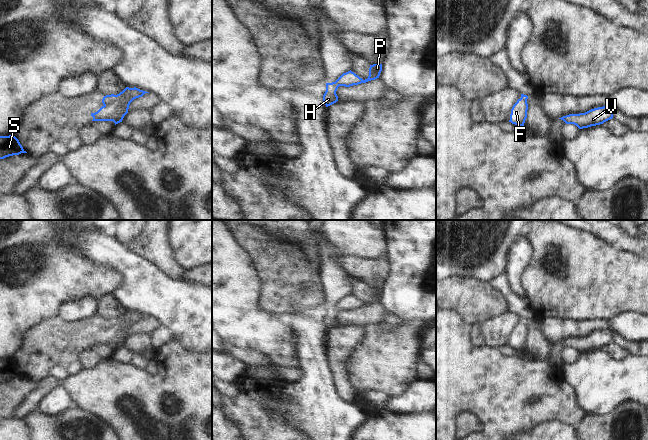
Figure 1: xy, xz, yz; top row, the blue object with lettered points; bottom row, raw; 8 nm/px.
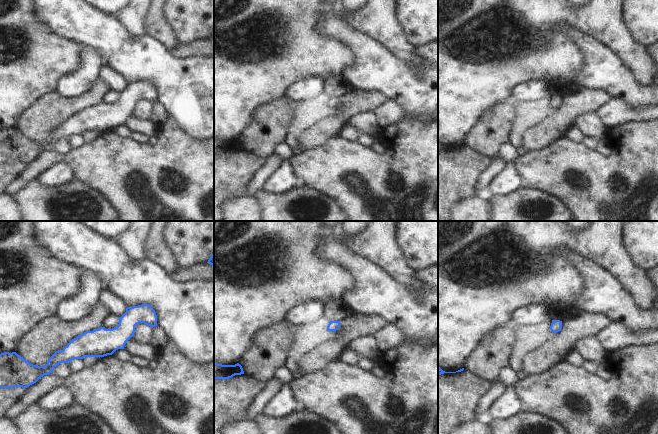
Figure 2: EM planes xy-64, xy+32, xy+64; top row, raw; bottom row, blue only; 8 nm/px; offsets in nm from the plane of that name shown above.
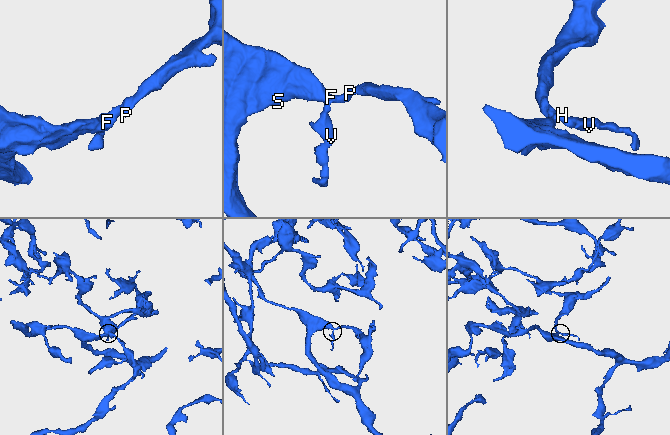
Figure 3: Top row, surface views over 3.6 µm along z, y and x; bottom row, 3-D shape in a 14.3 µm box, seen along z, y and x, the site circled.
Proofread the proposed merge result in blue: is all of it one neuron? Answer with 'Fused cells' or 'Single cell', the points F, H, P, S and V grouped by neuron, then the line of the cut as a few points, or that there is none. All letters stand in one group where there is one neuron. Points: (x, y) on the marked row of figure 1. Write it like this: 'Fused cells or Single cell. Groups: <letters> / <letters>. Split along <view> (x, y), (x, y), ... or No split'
Fused cells. Groups: F P S / H V. Split along xy (116, 95), (104, 105)

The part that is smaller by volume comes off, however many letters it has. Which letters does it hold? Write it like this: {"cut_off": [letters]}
{"cut_off": ["H", "V"]}

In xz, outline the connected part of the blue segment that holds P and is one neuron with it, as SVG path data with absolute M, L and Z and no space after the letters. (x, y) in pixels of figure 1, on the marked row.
M373 64L370 65L369 76L365 80L363 80L362 78L360 78L358 75L356 75L354 72L350 70L346 73L343 73L335 82L339 86L350 87L353 85L366 83L368 81L379 78L381 71L382 71L382 64Z

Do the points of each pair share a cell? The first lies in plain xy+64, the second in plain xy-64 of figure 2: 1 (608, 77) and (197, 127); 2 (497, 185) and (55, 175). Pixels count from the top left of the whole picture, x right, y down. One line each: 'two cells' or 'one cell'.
1: one cell
2: one cell

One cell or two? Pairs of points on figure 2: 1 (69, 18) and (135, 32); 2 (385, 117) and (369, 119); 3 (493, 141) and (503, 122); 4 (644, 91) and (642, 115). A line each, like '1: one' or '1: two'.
1: two
2: two
3: one
4: two

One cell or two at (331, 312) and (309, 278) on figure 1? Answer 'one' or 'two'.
two

